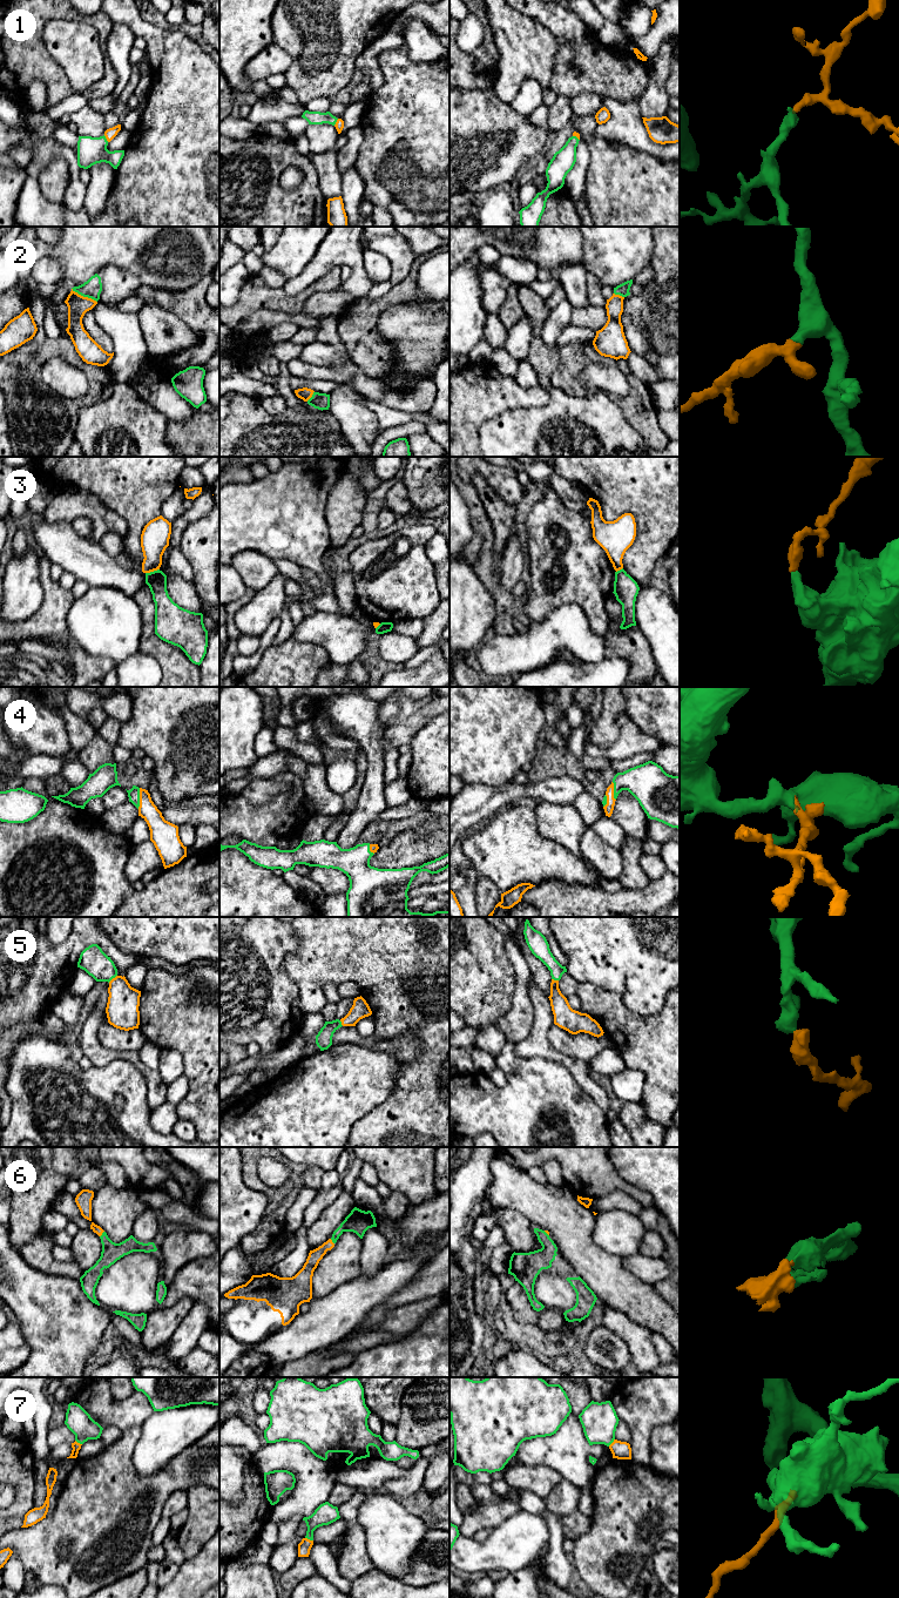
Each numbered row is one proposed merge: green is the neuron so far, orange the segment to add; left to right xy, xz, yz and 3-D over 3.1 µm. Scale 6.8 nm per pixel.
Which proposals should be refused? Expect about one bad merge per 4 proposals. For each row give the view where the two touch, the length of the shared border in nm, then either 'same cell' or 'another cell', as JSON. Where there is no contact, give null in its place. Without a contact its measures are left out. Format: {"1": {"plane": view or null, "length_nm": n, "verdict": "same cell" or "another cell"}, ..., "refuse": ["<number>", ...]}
{"1": {"plane": "xy", "length_nm": 60, "verdict": "same cell"}, "2": {"plane": "xy", "length_nm": 200, "verdict": "same cell"}, "3": {"plane": "xy", "length_nm": 100, "verdict": "another cell"}, "4": {"plane": "xy", "length_nm": 140, "verdict": "same cell"}, "5": {"plane": "xy", "length_nm": 80, "verdict": "same cell"}, "6": {"plane": "xy", "length_nm": 50, "verdict": "same cell"}, "7": {"plane": "xz", "length_nm": 60, "verdict": "same cell"}, "refuse": ["3"]}

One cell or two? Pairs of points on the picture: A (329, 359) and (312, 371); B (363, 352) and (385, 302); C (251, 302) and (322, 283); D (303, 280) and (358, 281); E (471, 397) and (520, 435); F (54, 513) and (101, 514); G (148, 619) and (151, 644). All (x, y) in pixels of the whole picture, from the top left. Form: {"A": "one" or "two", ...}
{"A": "two", "B": "one", "C": "one", "D": "one", "E": "two", "F": "one", "G": "one"}

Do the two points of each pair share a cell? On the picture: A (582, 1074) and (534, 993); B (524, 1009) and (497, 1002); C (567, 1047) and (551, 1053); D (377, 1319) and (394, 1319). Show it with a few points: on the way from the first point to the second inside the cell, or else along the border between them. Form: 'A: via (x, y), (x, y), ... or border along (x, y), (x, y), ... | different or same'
A: via (560, 1058), (554, 1056), (541, 1043), (541, 1016) | same
B: border along (515, 978), (512, 1005), (495, 1023) | different
C: border along (553, 1024), (549, 1043), (583, 1062) | different
D: border along (406, 1303), (392, 1307), (373, 1329) | different

